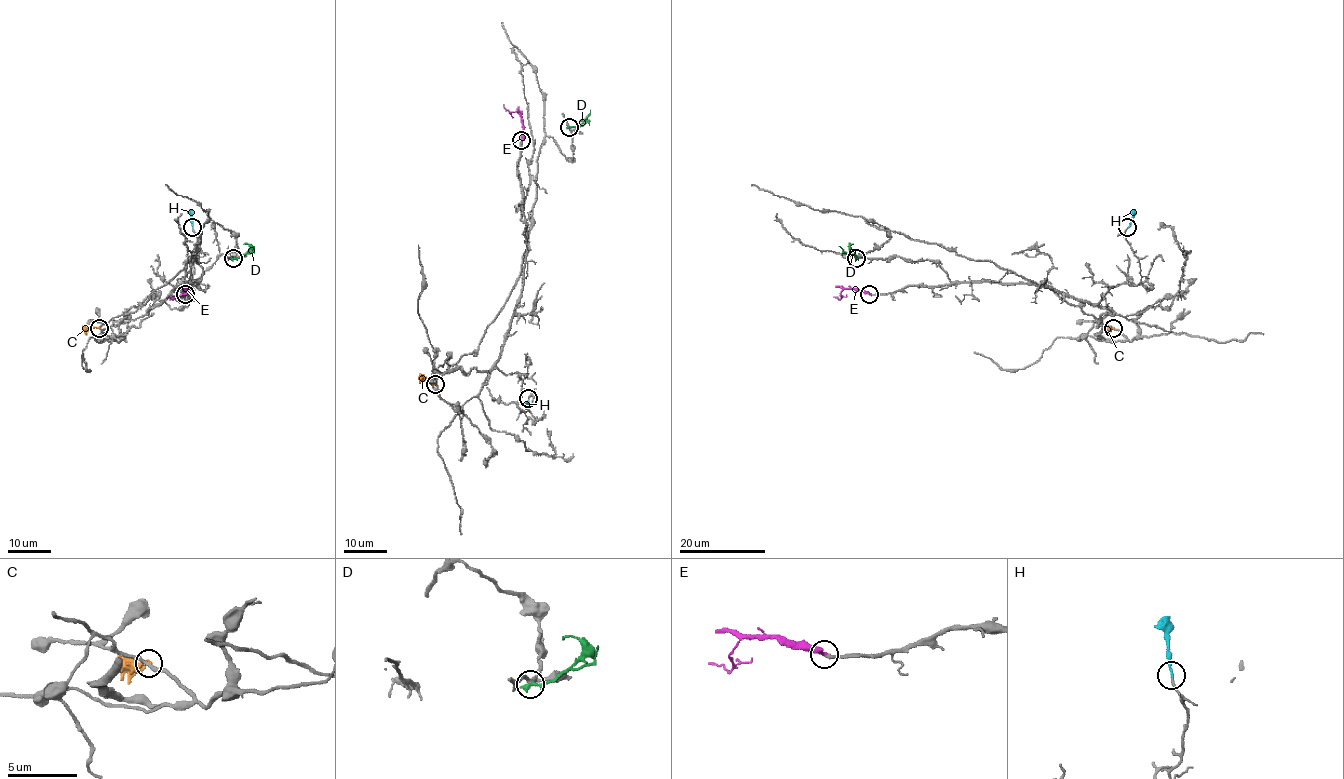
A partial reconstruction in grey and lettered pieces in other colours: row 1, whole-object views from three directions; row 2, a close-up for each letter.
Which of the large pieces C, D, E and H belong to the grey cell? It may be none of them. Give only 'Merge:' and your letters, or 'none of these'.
Merge: E, H

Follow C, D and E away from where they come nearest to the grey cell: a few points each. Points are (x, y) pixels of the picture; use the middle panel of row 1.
C: (435, 384), (420, 375)
D: (569, 127), (578, 127), (590, 110)
E: (521, 140), (522, 112), (509, 112), (504, 104)

